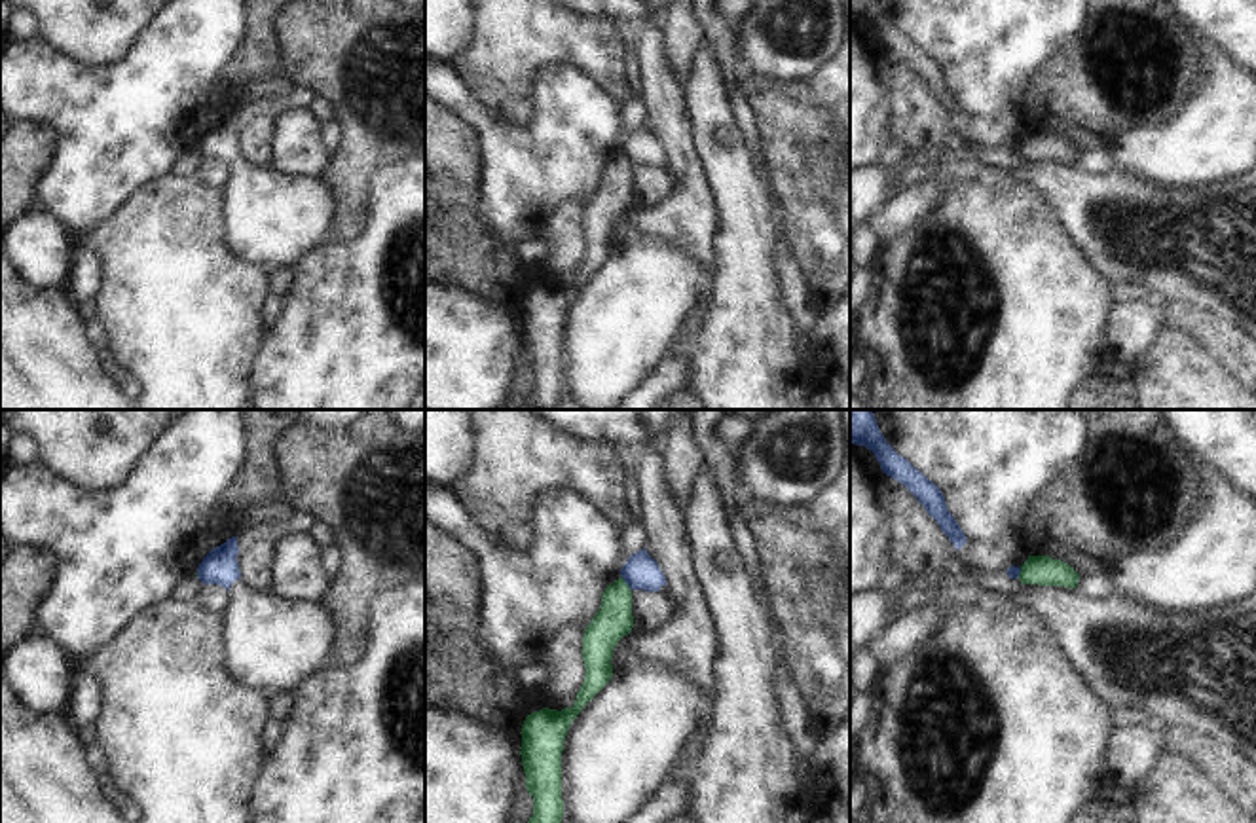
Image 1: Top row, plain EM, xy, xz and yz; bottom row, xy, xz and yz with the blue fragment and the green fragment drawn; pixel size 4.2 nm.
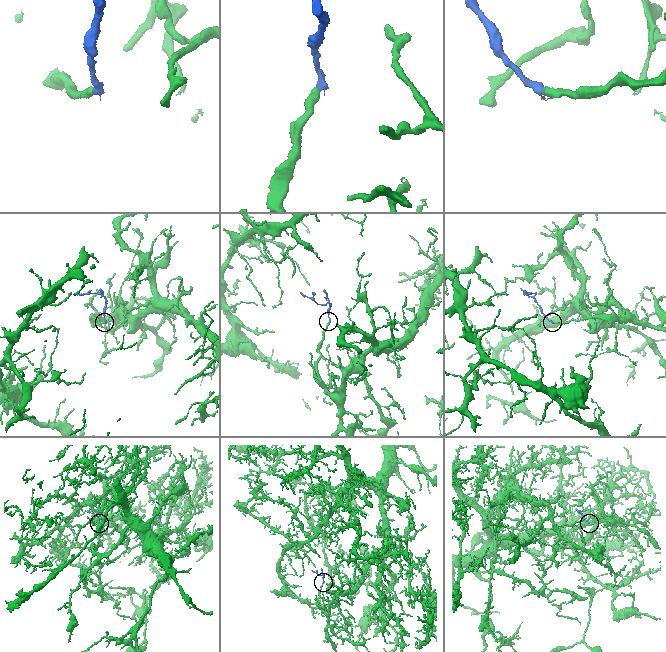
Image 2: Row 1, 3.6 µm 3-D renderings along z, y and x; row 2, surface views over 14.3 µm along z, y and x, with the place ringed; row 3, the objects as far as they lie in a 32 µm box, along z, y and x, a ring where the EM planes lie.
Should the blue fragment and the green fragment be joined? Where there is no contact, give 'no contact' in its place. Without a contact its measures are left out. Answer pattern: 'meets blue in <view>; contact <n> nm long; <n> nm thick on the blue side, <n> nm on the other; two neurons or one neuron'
meets blue in xz; contact 80 nm long; 150 nm thick on the blue side, 160 nm on the other; two neurons

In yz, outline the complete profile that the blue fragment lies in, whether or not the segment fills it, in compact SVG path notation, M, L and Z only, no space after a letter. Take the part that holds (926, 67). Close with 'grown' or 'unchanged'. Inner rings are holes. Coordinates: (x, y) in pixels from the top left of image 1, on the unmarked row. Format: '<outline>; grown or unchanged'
M850 0L850 17L875 28L882 47L903 59L918 74L956 125L966 119L968 114L949 87L941 64L886 17L878 0Z; unchanged

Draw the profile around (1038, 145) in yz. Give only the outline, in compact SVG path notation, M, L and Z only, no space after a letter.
M1028 131L1021 140L1021 159L1078 163L1080 150L1068 138L1049 131Z

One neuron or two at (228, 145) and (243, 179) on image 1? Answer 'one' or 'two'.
one

